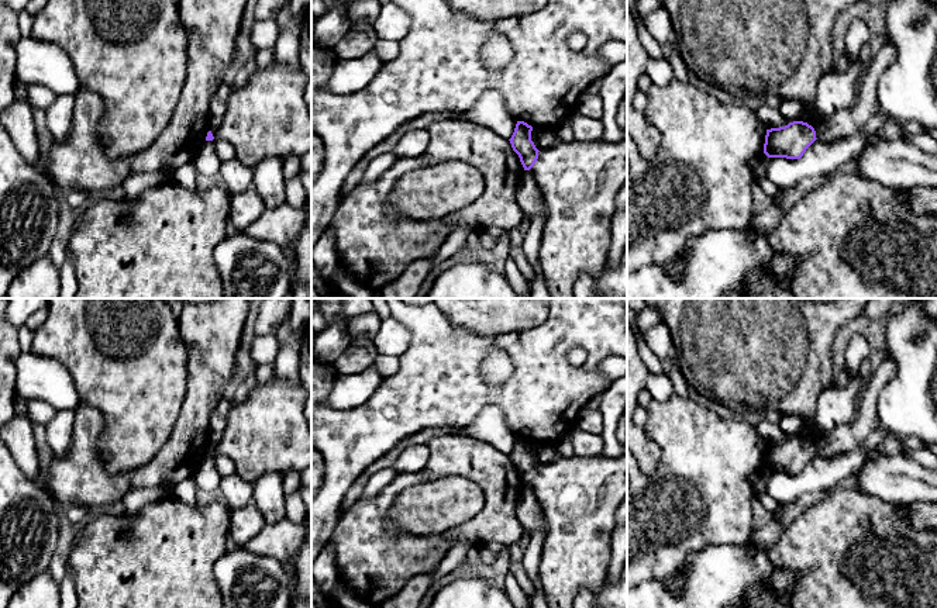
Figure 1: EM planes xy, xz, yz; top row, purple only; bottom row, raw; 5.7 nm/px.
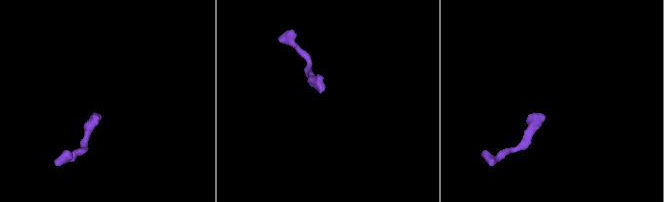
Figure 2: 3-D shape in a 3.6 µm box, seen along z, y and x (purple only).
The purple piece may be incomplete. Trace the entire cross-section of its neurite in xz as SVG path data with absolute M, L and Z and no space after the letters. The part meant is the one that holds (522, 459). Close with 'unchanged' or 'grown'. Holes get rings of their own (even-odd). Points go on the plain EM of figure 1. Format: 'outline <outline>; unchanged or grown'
outline M517 436L509 456L524 486L531 487L544 511L545 538L540 562L540 588L550 608L573 608L576 595L583 588L597 593L607 580L616 511L627 498L627 452L619 457L607 457L606 455L558 457L552 463L538 466L531 456L531 446L531 441Z; grown

